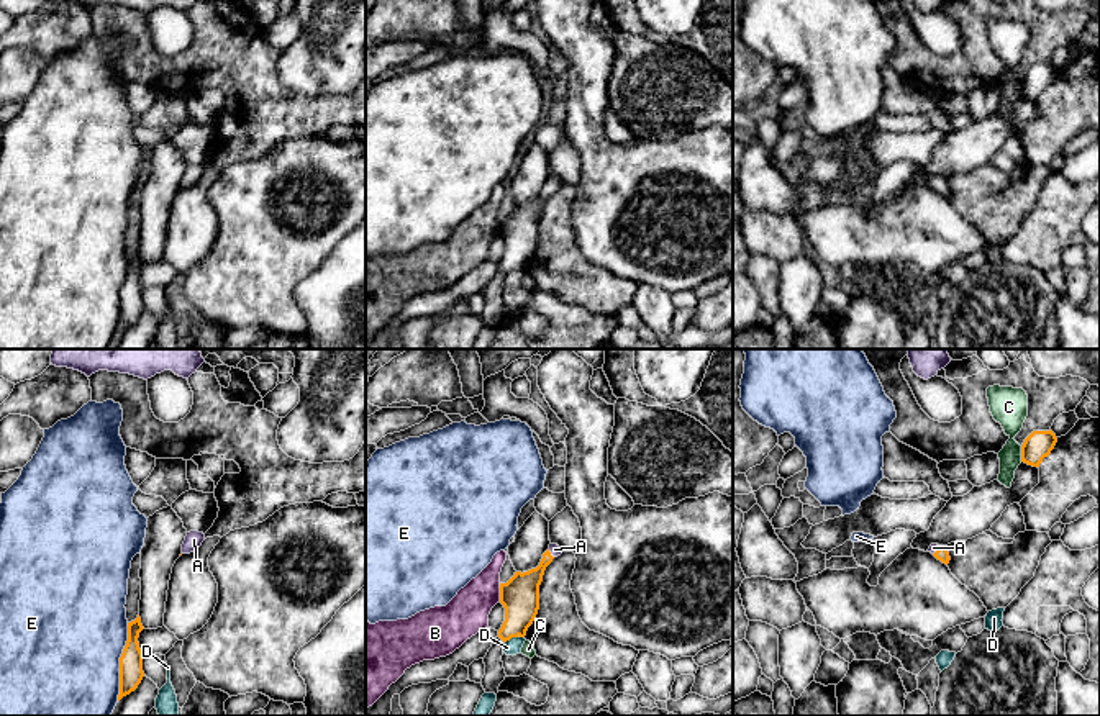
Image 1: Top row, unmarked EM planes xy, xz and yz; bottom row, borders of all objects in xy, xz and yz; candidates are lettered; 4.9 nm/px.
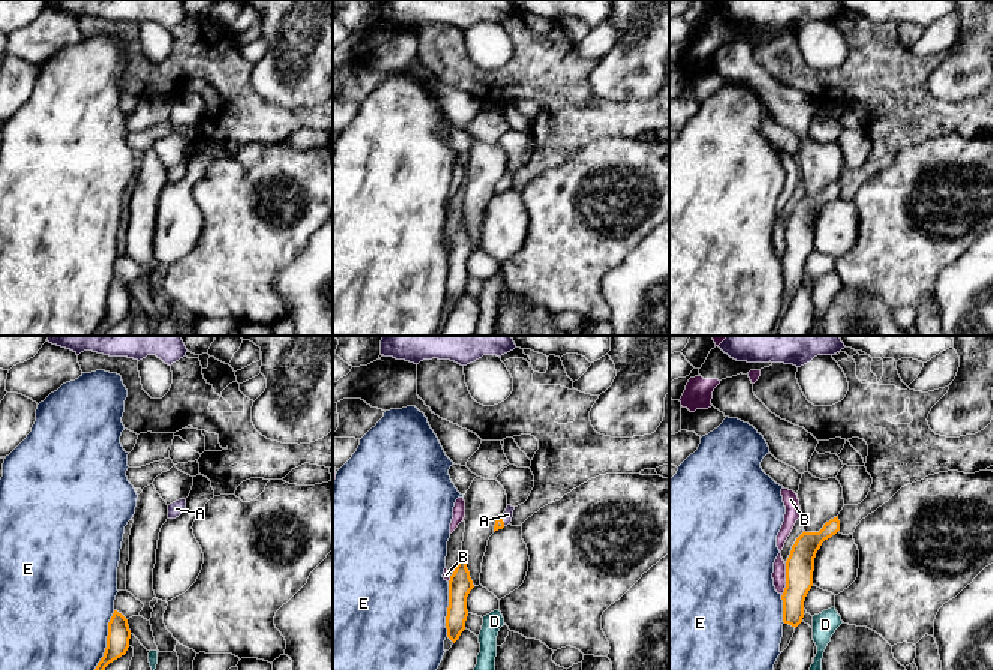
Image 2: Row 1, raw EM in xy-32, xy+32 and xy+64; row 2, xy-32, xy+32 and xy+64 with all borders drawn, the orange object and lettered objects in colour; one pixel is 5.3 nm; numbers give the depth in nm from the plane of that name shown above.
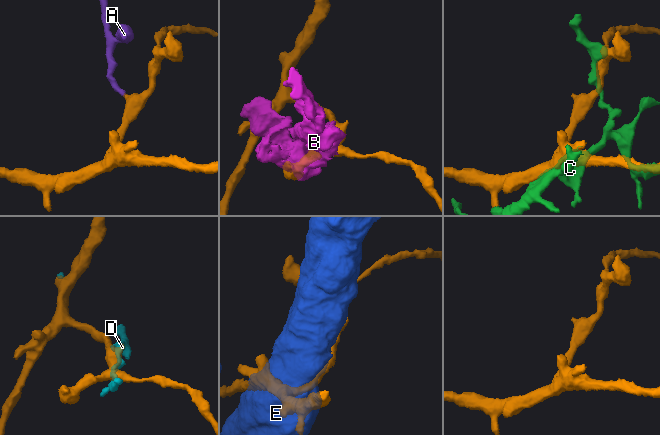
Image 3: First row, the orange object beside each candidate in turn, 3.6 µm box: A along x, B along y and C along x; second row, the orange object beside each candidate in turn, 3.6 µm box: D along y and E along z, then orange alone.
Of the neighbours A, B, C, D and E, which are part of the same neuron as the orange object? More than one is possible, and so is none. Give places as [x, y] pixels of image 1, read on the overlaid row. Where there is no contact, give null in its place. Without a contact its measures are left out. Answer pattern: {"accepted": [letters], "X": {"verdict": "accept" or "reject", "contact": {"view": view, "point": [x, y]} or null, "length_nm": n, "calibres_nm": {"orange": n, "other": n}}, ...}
{"accepted": ["A"], "A": {"verdict": "accept", "contact": {"view": "xz", "point": [550, 554]}, "length_nm": 50, "calibres_nm": {"orange": 190, "other": 60}}, "B": {"verdict": "reject", "contact": {"view": "xz", "point": [500, 592]}, "length_nm": 90, "calibres_nm": {"orange": 190, "other": 200}}, "C": {"verdict": "reject", "contact": {"view": "yz", "point": [1022, 454]}, "length_nm": 80, "calibres_nm": {"orange": 140, "other": 190}}, "D": {"verdict": "reject", "contact": {"view": "xz", "point": [513, 636]}, "length_nm": 100, "calibres_nm": {"orange": 190, "other": 80}}, "E": {"verdict": "reject", "contact": {"view": "xy", "point": [120, 662]}, "length_nm": 380, "calibres_nm": {"orange": 120, "other": 500}}}

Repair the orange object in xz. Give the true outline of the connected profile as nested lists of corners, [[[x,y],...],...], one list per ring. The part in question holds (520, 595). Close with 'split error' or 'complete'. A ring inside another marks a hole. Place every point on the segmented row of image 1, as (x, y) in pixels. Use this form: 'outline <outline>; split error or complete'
outline [[[549,544],[536,569],[528,572],[515,572],[507,582],[500,583],[500,603],[505,608],[505,621],[498,631],[498,637],[507,642],[511,637],[525,637],[539,610],[539,585],[546,567],[554,557],[561,555],[557,544]]]; split error

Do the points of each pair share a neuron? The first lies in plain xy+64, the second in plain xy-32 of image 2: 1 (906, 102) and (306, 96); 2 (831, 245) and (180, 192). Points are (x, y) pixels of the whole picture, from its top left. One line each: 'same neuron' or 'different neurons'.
1: different neurons
2: same neuron

